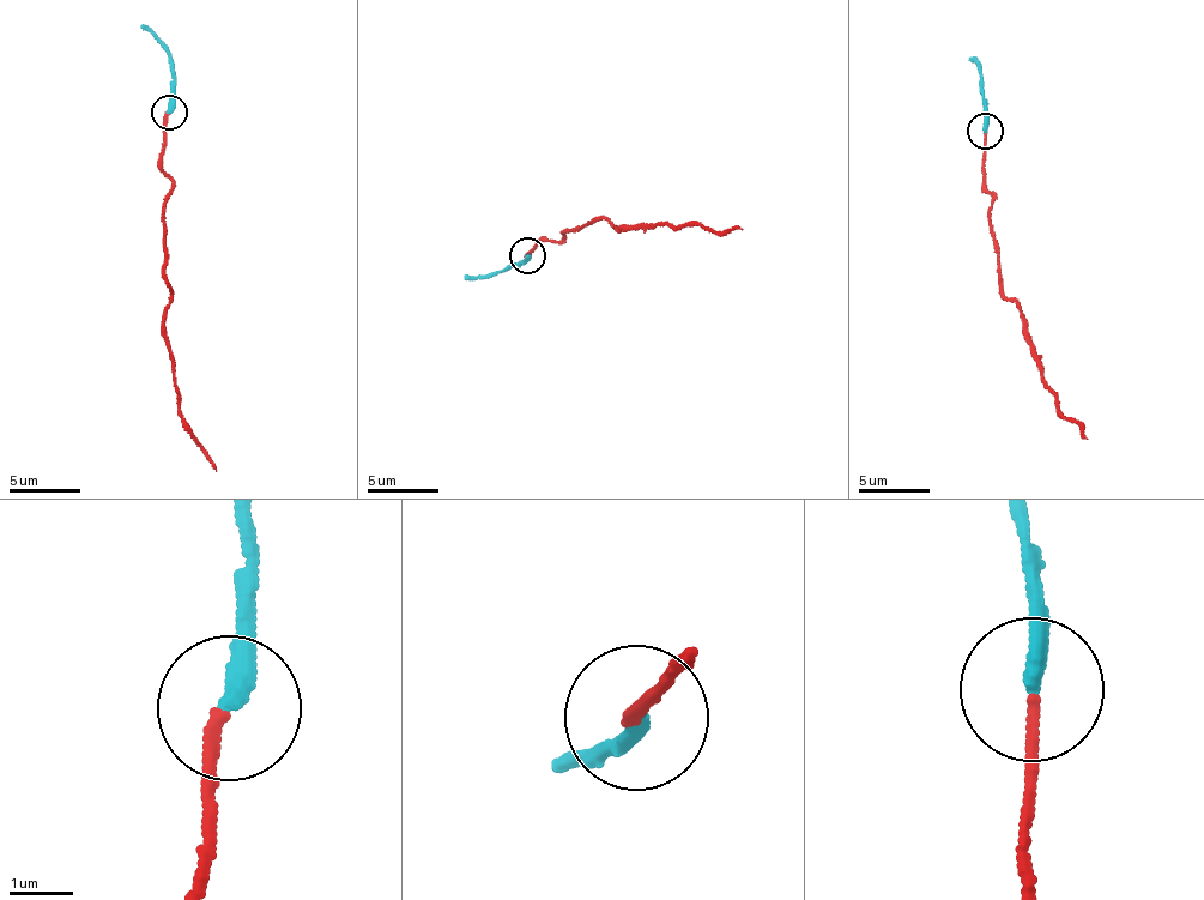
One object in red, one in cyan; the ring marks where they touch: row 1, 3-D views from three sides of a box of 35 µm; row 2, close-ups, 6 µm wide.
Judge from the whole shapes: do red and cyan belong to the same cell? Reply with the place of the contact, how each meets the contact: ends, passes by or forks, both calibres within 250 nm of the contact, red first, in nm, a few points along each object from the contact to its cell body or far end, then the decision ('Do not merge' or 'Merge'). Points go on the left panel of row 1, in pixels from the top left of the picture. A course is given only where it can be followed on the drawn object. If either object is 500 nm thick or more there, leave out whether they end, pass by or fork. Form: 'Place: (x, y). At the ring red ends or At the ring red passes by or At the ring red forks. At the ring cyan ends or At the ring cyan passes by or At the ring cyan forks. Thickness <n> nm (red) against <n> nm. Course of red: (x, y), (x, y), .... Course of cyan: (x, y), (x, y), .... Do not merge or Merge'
Place: (169, 112). At the ring red ends. At the ring cyan ends. Thickness 160 nm (red) against 280 nm. Course of red: (169, 113), (161, 167), (173, 182), (165, 212), (168, 350), (180, 415), (217, 470). Course of cyan: (169, 113), (174, 58), (144, 24). Do not merge

